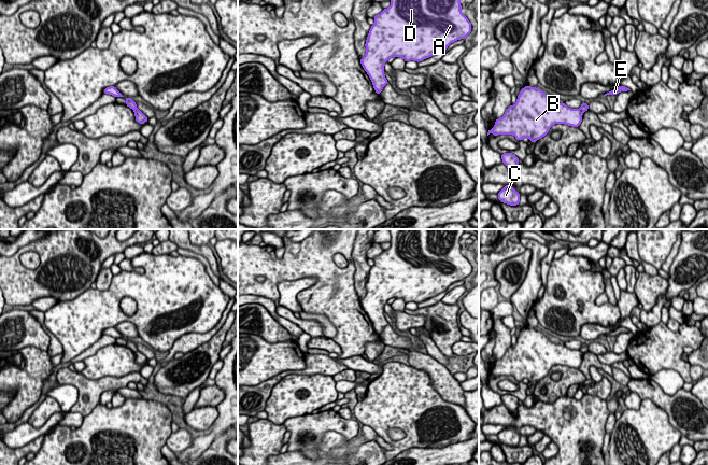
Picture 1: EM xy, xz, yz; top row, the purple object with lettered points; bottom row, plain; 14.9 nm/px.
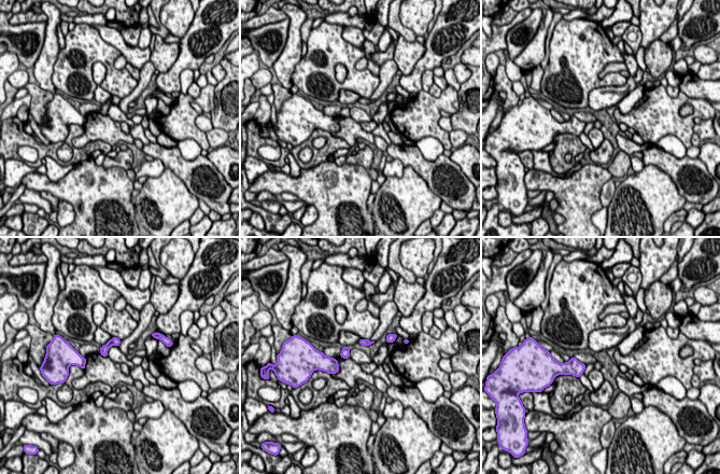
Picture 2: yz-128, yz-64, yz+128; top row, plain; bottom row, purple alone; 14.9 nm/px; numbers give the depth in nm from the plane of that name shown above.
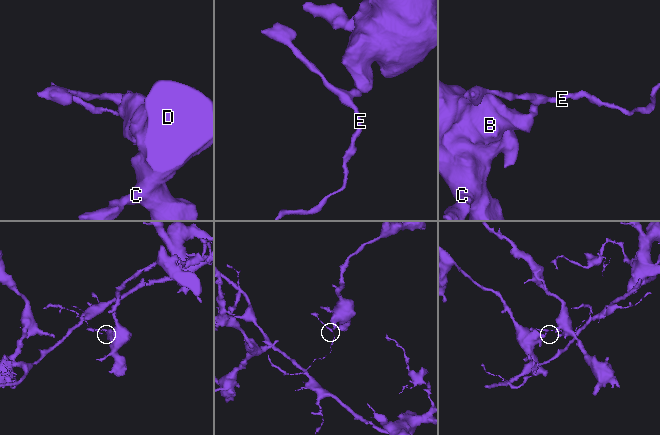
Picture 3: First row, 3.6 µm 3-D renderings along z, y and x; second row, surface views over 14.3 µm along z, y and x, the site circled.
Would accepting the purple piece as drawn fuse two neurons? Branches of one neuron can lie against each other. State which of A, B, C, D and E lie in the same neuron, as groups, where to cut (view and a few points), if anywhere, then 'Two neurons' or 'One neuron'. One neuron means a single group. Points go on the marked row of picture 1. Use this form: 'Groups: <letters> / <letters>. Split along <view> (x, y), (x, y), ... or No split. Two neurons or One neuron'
Groups: A B C D / E. Split along xy (137, 109), (135, 111). Two neurons

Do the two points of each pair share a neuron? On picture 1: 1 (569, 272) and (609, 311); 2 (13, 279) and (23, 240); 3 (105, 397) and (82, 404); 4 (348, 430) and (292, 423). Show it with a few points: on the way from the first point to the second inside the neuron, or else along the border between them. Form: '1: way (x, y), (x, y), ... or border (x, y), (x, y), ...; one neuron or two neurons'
1: way (577, 284), (588, 295), (589, 301), (597, 310); one neuron
2: border (37, 240), (22, 245), (11, 256); two neurons
3: border (116, 390), (104, 391), (98, 404); two neurons
4: way (334, 424), (306, 424); one neuron

